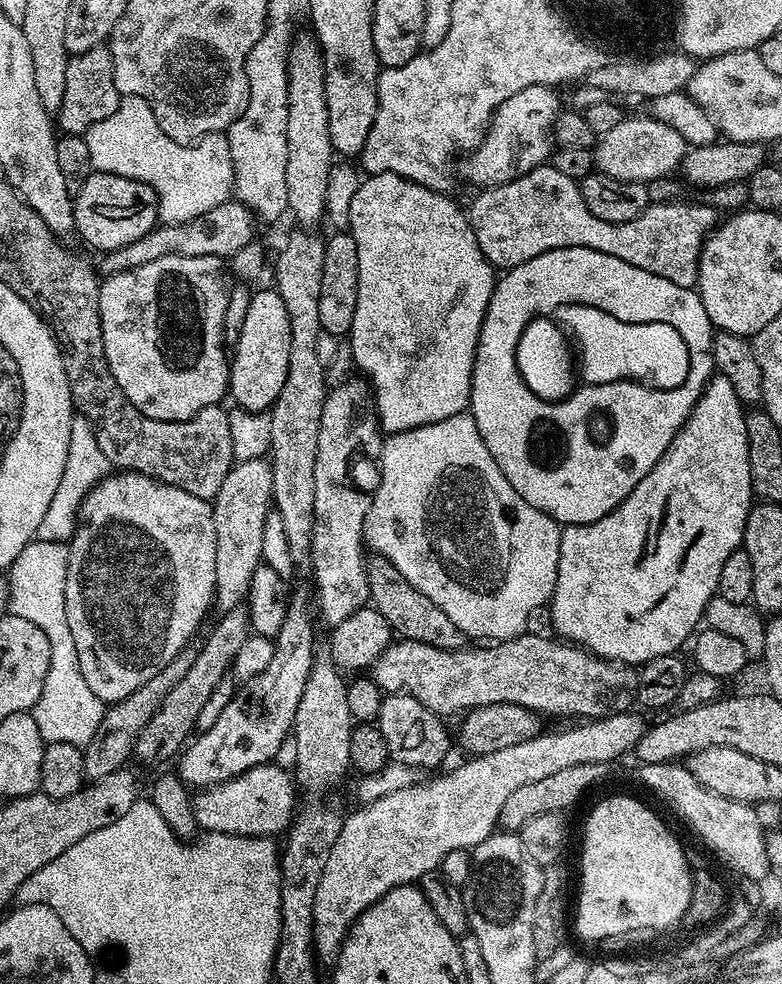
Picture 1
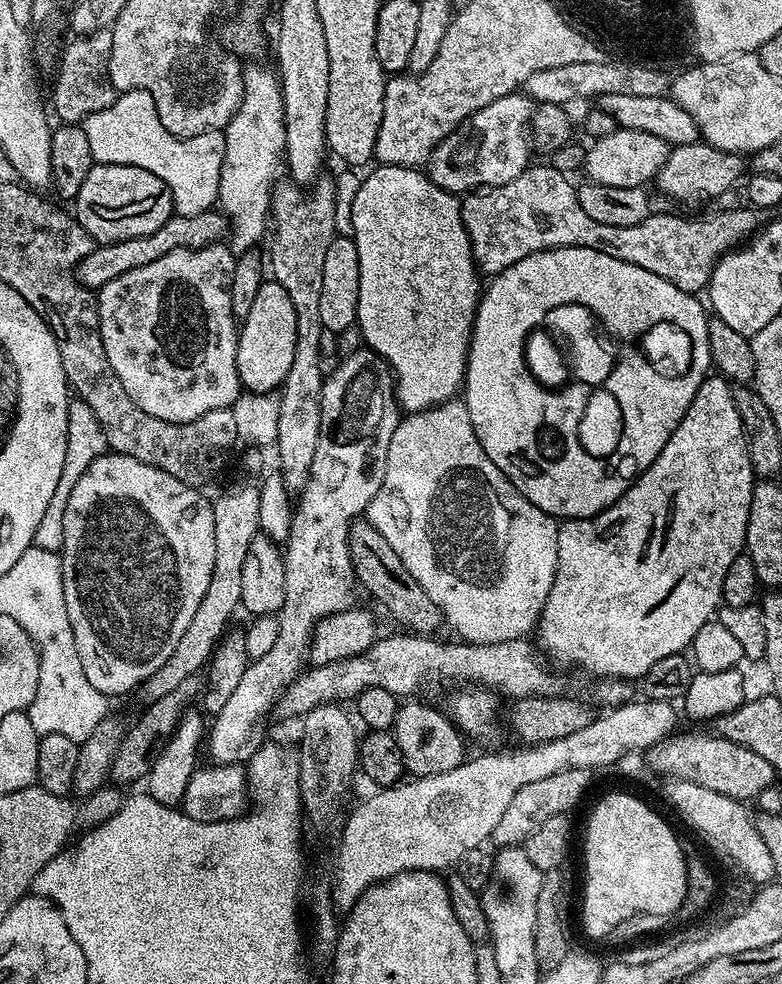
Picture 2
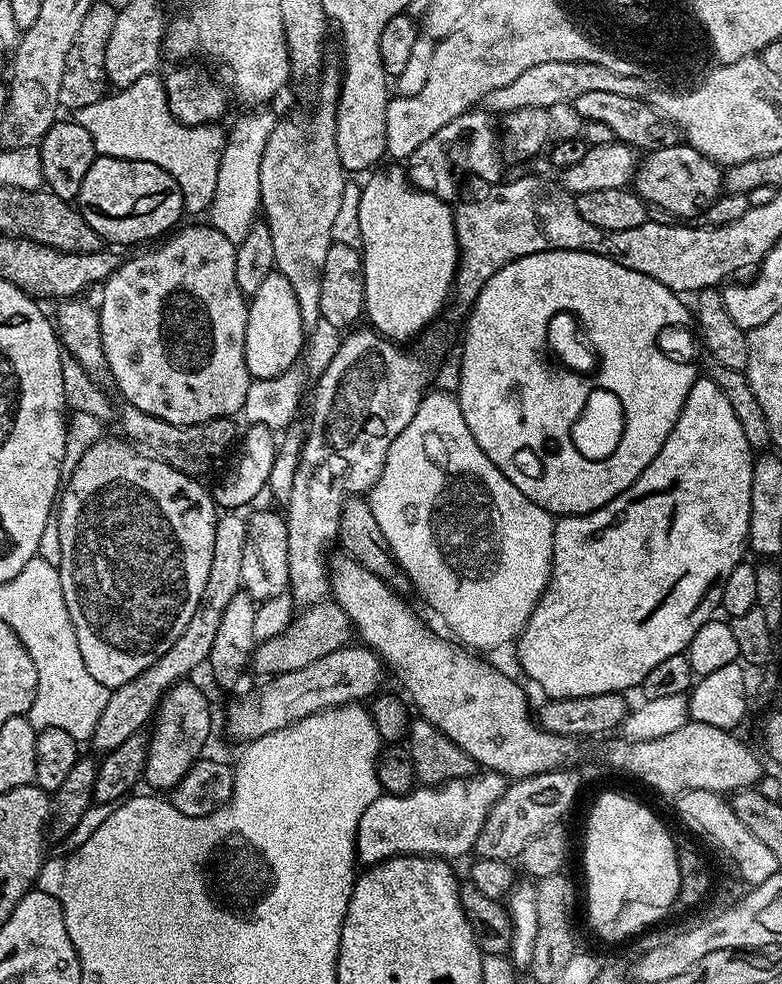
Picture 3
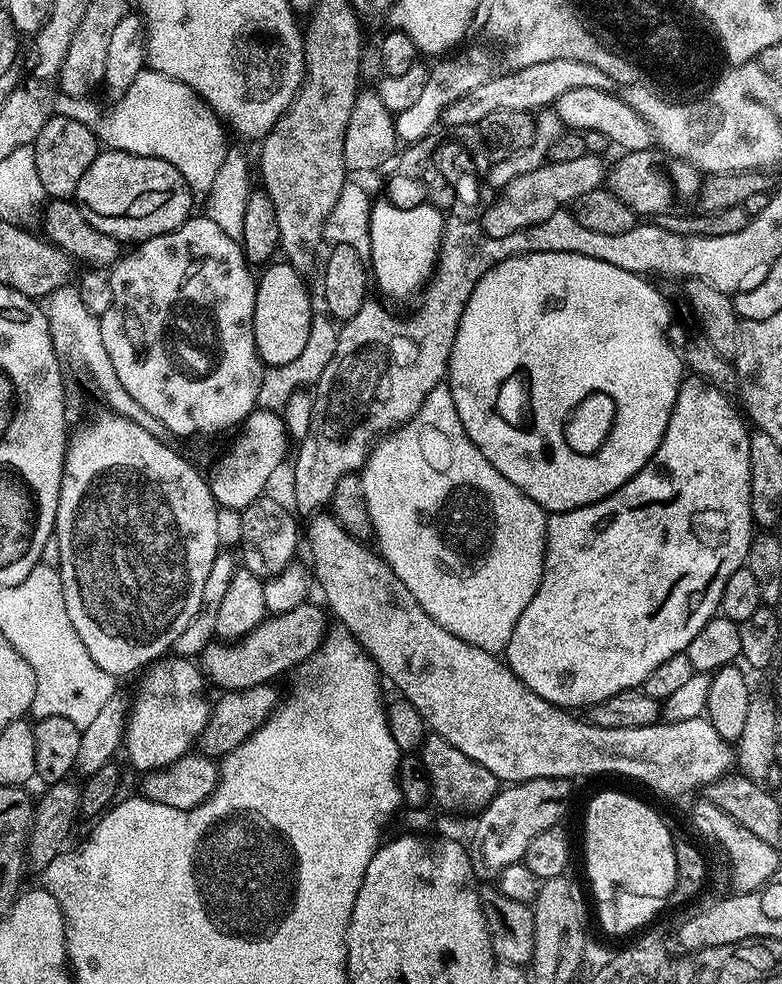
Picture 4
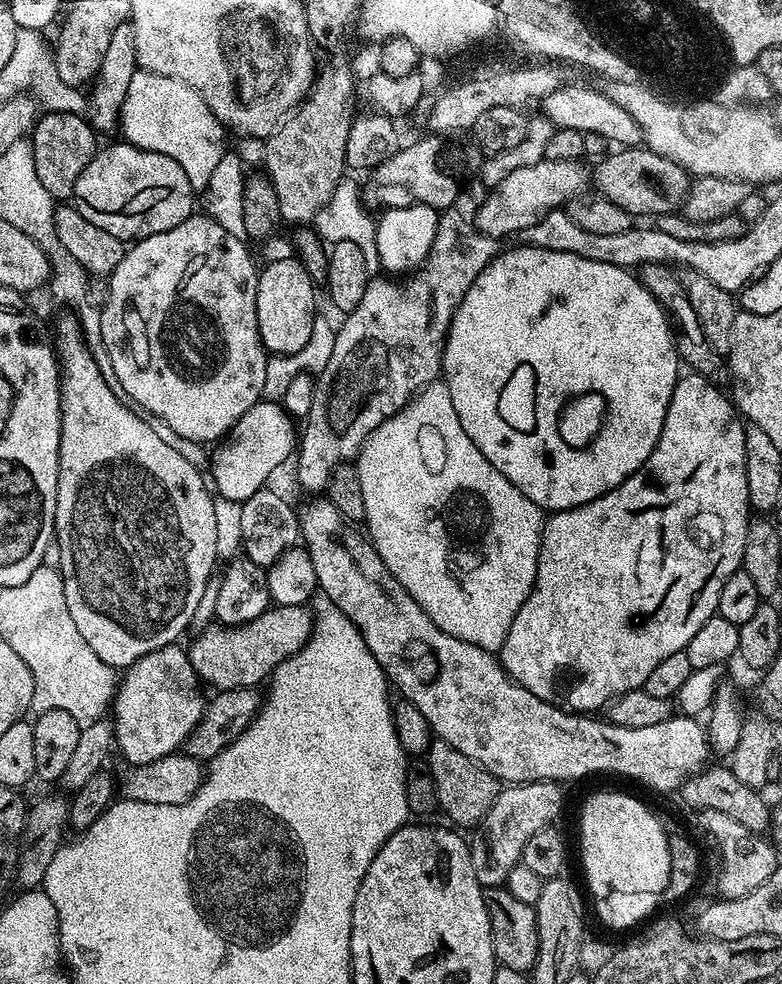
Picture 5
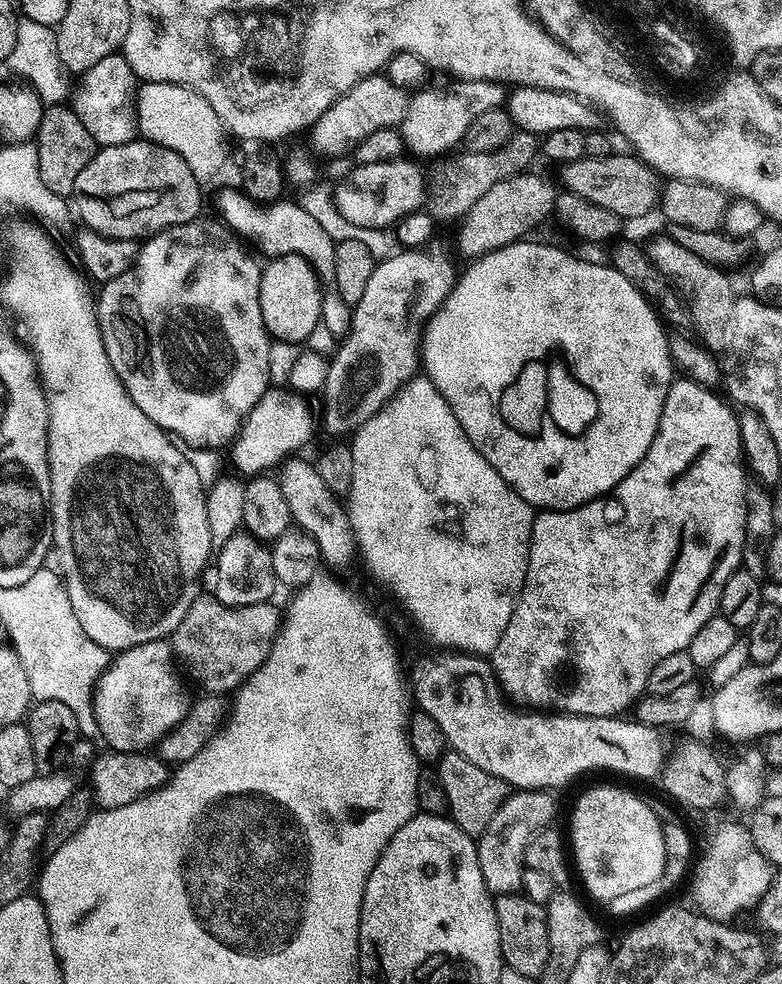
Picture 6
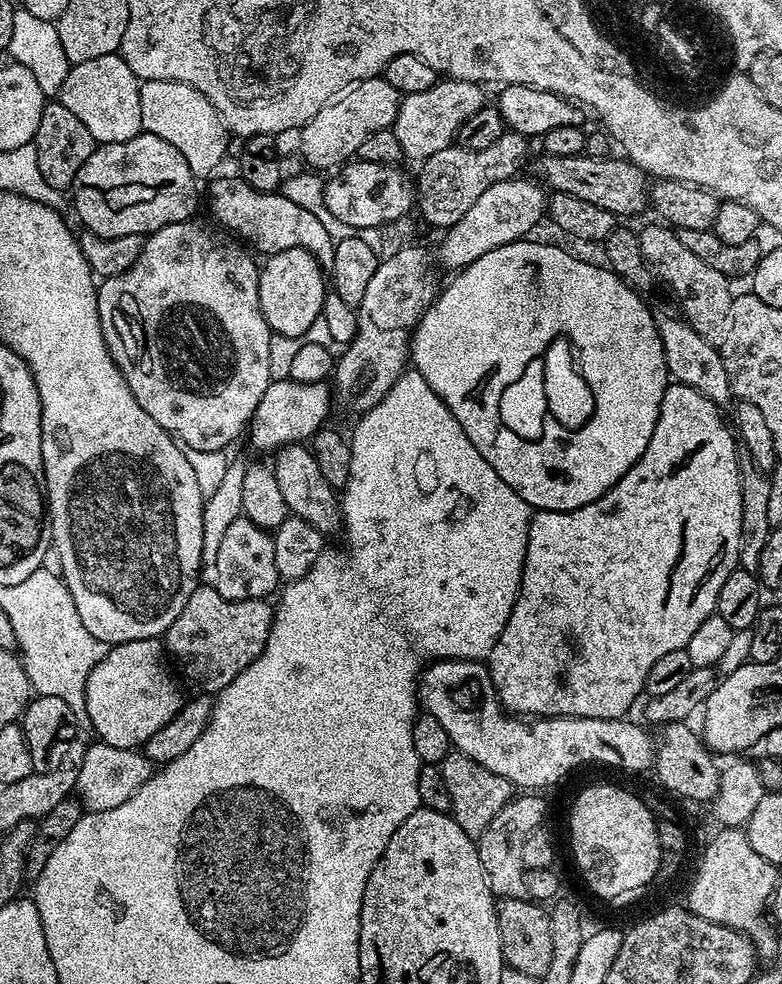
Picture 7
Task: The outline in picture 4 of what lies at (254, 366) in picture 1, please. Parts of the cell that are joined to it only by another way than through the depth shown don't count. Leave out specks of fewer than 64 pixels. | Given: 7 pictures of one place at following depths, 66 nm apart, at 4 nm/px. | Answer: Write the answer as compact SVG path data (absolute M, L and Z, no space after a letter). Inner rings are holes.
M272 262L263 269L264 273L259 273L256 282L256 297L254 298L254 342L256 352L260 355L261 364L272 368L285 366L286 362L293 362L304 351L307 339L310 336L311 322L314 315L312 308L312 296L308 293L308 288L304 285L305 277L297 272L291 264L287 262Z

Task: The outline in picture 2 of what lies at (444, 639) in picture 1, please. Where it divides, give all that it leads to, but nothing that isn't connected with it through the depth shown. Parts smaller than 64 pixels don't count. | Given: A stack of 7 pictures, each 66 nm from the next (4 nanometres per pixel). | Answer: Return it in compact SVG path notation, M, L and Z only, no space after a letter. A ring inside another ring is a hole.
M366 518L355 520L350 526L348 535L348 545L350 546L350 562L356 571L356 578L361 589L365 588L398 623L401 629L412 634L436 634L442 628L442 613L440 607L434 602L430 602L430 594L414 582L414 574L402 566L402 558L394 554L394 549L390 547L390 542L374 530L374 526Z

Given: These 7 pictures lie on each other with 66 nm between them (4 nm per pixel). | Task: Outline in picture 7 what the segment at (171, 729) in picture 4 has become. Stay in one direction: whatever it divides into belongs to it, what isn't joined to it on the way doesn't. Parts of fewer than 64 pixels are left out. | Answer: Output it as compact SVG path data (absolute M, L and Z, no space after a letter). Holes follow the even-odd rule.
M135 639L134 642L115 644L91 671L87 679L86 714L89 725L98 734L97 739L119 749L143 747L150 736L156 734L184 705L182 692L166 662L165 645L158 639Z

